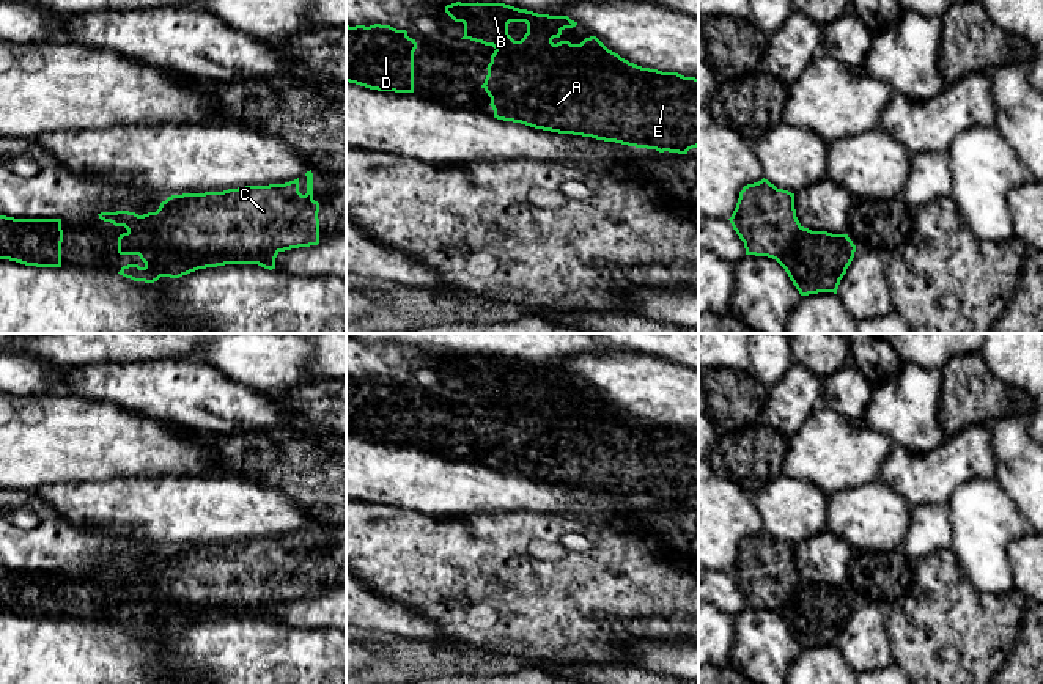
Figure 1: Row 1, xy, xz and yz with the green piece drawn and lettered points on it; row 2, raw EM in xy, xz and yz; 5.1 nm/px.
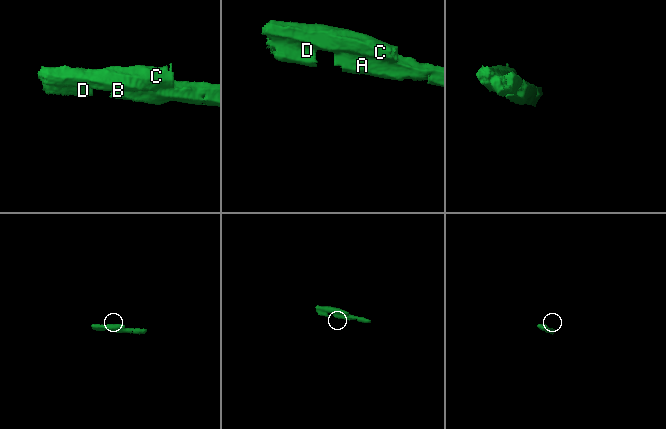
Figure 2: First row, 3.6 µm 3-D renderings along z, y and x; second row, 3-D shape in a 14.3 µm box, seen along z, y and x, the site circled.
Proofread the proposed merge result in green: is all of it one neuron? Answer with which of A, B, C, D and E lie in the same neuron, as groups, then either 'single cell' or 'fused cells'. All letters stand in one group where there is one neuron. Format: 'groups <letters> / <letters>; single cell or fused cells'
groups A E / B C D; fused cells

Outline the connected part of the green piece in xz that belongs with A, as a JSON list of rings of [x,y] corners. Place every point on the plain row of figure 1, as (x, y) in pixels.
[[[497,404],[491,407],[481,440],[491,450],[494,470],[535,481],[592,489],[659,505],[687,506],[698,498],[698,431],[678,425],[642,420],[612,404],[606,414],[551,414],[530,406]]]

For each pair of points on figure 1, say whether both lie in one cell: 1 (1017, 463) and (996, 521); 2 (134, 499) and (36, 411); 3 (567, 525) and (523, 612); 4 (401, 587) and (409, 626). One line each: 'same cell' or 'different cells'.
1: different cells
2: different cells
3: same cell
4: different cells

